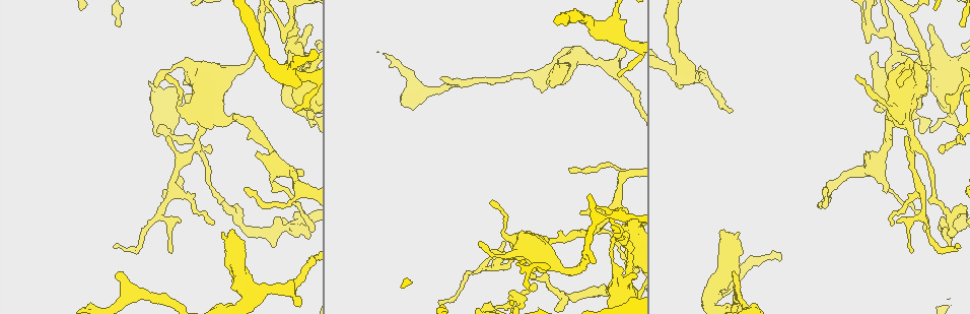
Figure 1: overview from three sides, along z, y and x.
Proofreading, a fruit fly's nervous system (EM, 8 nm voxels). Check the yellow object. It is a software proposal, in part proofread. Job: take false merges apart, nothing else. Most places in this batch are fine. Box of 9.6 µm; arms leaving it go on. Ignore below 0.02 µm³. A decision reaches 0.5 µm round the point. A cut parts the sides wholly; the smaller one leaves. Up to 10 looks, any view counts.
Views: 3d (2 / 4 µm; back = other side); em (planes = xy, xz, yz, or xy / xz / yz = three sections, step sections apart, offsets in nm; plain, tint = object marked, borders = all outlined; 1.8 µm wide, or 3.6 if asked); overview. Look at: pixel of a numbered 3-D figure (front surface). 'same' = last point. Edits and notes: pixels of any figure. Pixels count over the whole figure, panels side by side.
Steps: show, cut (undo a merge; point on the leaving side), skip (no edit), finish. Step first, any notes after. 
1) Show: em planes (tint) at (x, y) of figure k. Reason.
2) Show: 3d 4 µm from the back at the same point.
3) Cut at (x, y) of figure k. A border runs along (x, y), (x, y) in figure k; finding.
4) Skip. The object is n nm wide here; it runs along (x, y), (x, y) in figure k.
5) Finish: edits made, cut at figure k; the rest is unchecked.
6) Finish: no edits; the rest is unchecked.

Show: 3d 4 µm from the back at (556, 75) of figure 1. Thick turns thin.

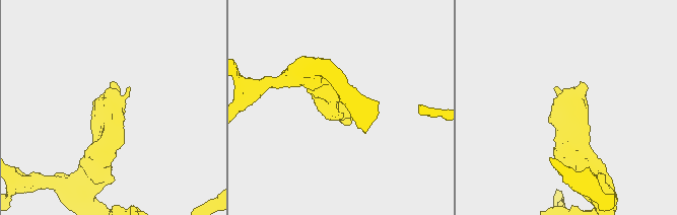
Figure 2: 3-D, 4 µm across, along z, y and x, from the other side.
Show: em yz step 4 (tint) at (569, 105) of figure 2. Need the tissue.

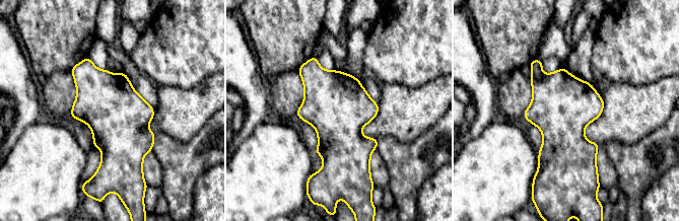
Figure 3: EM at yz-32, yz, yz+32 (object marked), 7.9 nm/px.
Show: em xz step 8 (borders) at the same point. Cut it another way.

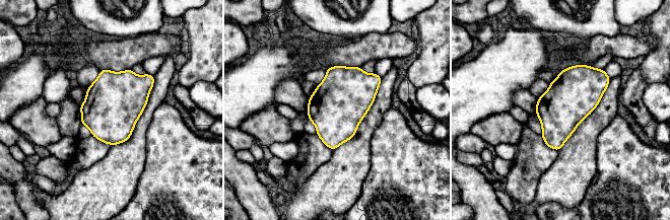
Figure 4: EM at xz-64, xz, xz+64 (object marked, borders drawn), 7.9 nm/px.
Skip. Continuous, no second neuron.

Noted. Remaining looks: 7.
Show: em 3.6 µm planes (plain) at (288, 74) of figure 1. Three arms meet.

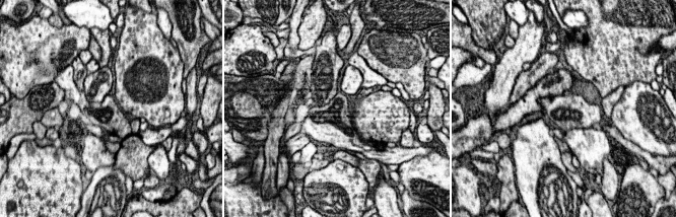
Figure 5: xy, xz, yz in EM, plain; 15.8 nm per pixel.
Show: em 3.6 µm planes (tint) at the same point. Where the object lies.

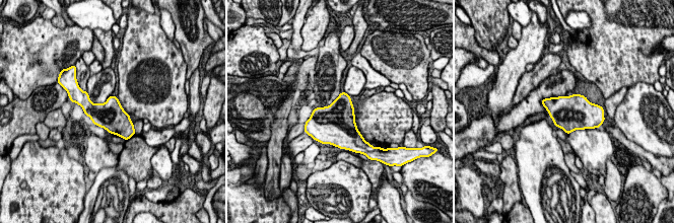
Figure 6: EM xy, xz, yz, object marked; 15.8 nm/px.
Skip. The object is 440 nm wide here; continuous, no second neuron.

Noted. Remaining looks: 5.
Show: 3d 4 µm at (197, 144) of figure 1. Small branch off a trunk.

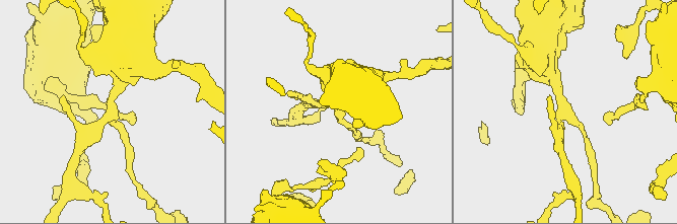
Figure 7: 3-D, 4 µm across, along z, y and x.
Show: em planes (tint) at (112, 112) of figure 7.

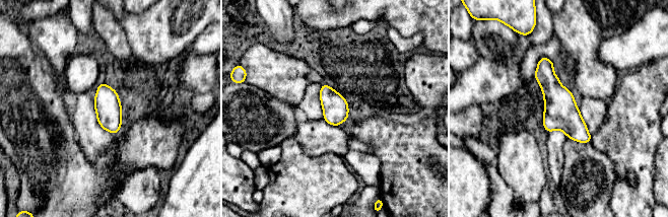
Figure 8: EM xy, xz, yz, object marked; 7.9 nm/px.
Skip. The object is 200 nm wide here; one neuron here.

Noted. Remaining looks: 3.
Show: em planes (tint) at (294, 228) of figure 1. Sharp bend.

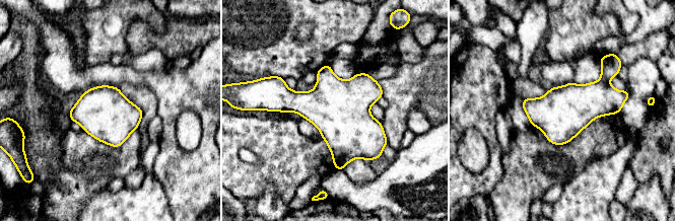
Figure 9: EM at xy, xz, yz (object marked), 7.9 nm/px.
Skip. Continuous, no second neuron.

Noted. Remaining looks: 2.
Finish: no edits; the rest is unchecked.

